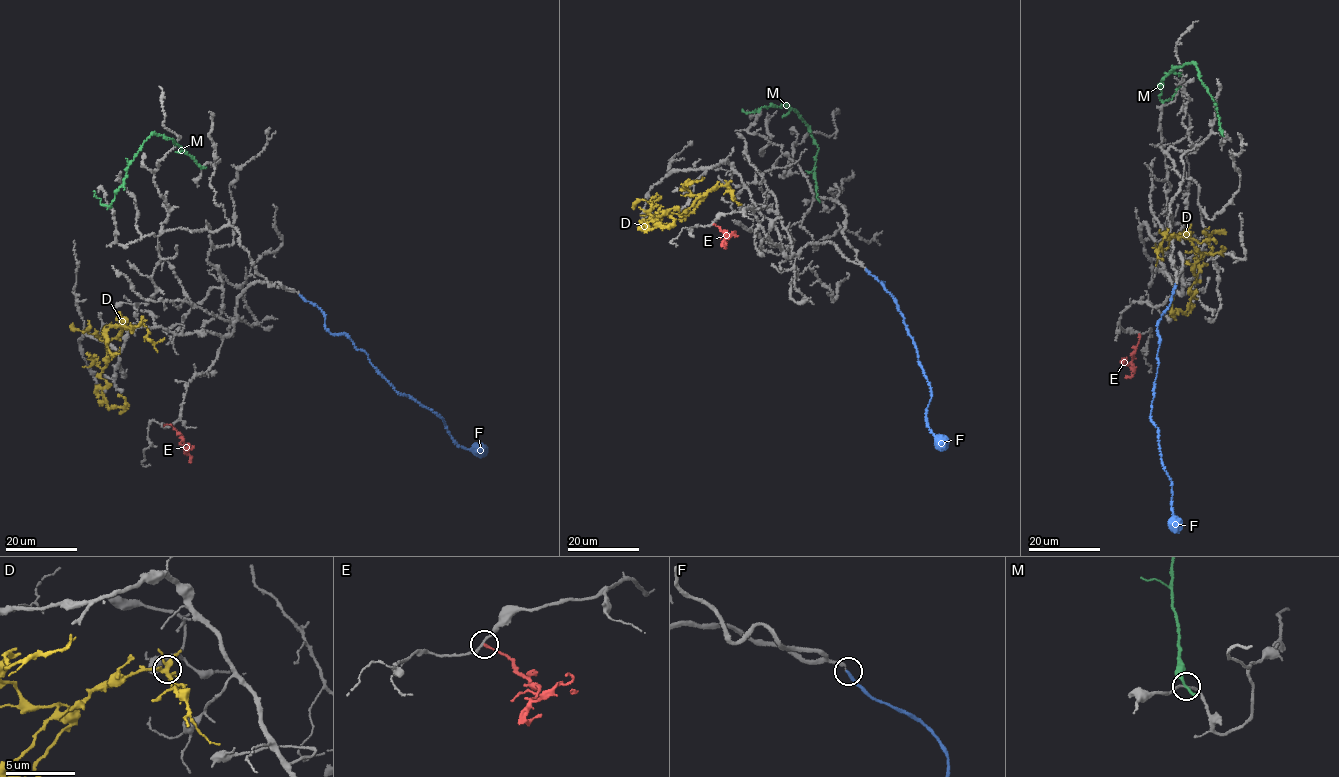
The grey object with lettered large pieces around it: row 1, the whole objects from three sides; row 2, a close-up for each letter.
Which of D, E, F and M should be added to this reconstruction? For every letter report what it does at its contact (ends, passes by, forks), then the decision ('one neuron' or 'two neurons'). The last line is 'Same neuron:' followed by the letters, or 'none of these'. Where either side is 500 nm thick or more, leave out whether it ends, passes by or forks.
D: it forks; two neurons
E: it ends; two neurons
F: it ends; one neuron
M: it ends; two neurons
Same neuron: F

